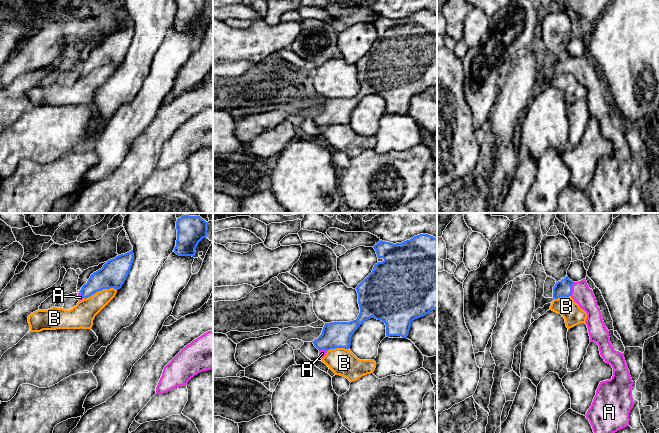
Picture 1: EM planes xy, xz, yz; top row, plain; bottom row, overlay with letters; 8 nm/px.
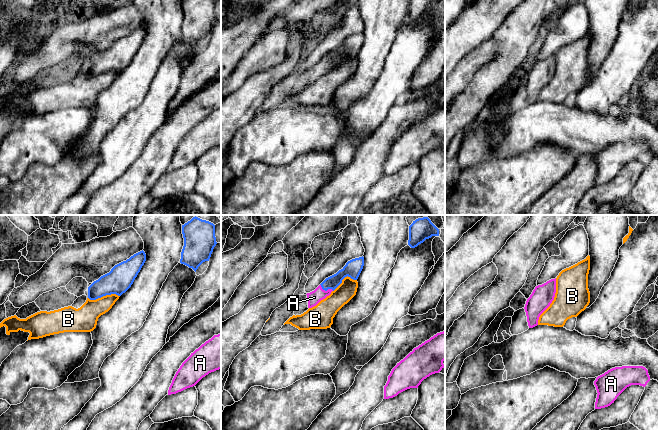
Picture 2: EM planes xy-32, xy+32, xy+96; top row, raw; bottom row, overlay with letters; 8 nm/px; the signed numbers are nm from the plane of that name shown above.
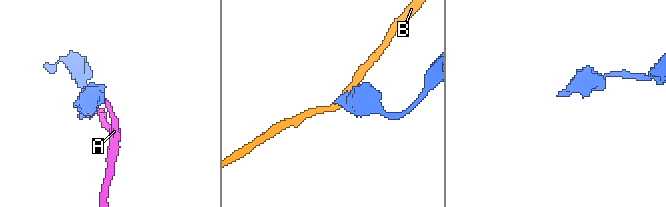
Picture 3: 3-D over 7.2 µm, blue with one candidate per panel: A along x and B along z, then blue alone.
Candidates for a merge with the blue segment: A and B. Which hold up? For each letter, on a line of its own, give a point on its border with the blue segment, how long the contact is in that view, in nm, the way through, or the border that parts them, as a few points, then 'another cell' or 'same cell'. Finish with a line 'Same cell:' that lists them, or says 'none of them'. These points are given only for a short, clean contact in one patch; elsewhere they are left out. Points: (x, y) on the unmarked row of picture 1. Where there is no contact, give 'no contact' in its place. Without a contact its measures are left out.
A: meets blue in yz at (571, 65); contact 110 nm long; runs through yz (563, 64), (571, 65), (578, 66), (581, 69); same cell
B: meets blue in xy at (99, 66); contact 280 nm long; another cell
Same cell: A

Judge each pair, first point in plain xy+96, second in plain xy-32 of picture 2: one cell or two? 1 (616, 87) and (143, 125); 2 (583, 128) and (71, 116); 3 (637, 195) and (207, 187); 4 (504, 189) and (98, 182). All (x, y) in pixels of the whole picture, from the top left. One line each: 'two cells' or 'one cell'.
1: one cell
2: one cell
3: one cell
4: two cells

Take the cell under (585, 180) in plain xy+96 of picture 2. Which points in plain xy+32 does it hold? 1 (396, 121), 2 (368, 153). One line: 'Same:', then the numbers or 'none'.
Same: 1, 2

